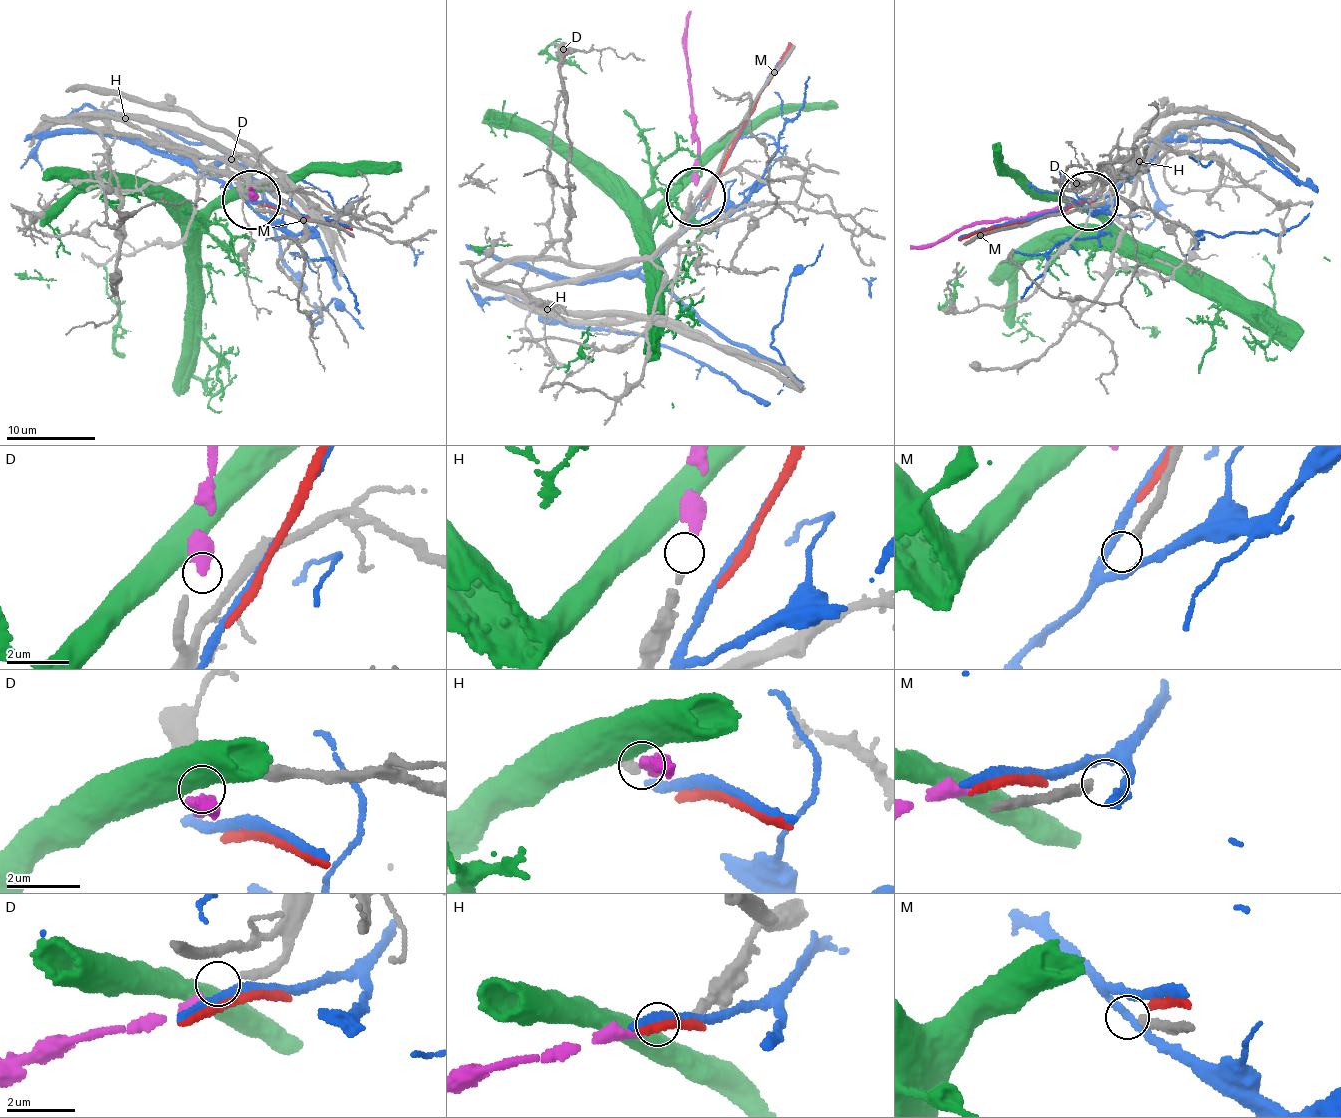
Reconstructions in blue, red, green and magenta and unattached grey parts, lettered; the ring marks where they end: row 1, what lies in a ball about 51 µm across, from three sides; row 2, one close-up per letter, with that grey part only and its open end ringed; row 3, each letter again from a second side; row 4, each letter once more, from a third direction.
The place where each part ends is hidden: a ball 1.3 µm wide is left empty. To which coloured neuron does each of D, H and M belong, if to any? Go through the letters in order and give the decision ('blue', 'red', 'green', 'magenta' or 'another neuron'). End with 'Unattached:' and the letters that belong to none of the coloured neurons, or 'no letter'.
D: another neuron
H: magenta
M: another neuron
Unattached: D, M

